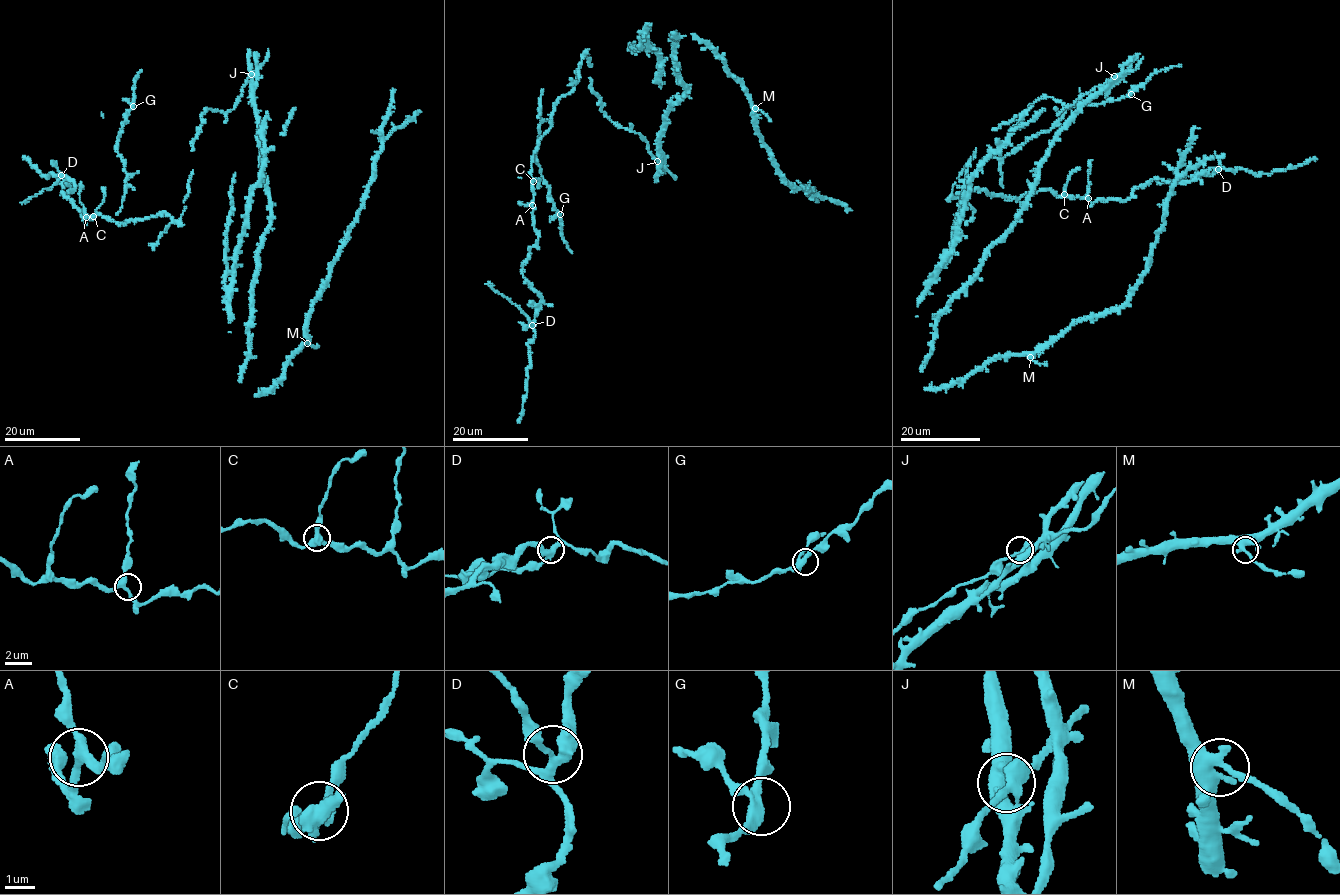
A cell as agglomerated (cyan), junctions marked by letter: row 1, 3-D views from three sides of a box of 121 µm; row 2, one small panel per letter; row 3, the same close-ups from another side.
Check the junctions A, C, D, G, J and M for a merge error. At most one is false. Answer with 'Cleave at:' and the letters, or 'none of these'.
Cleave at: D

